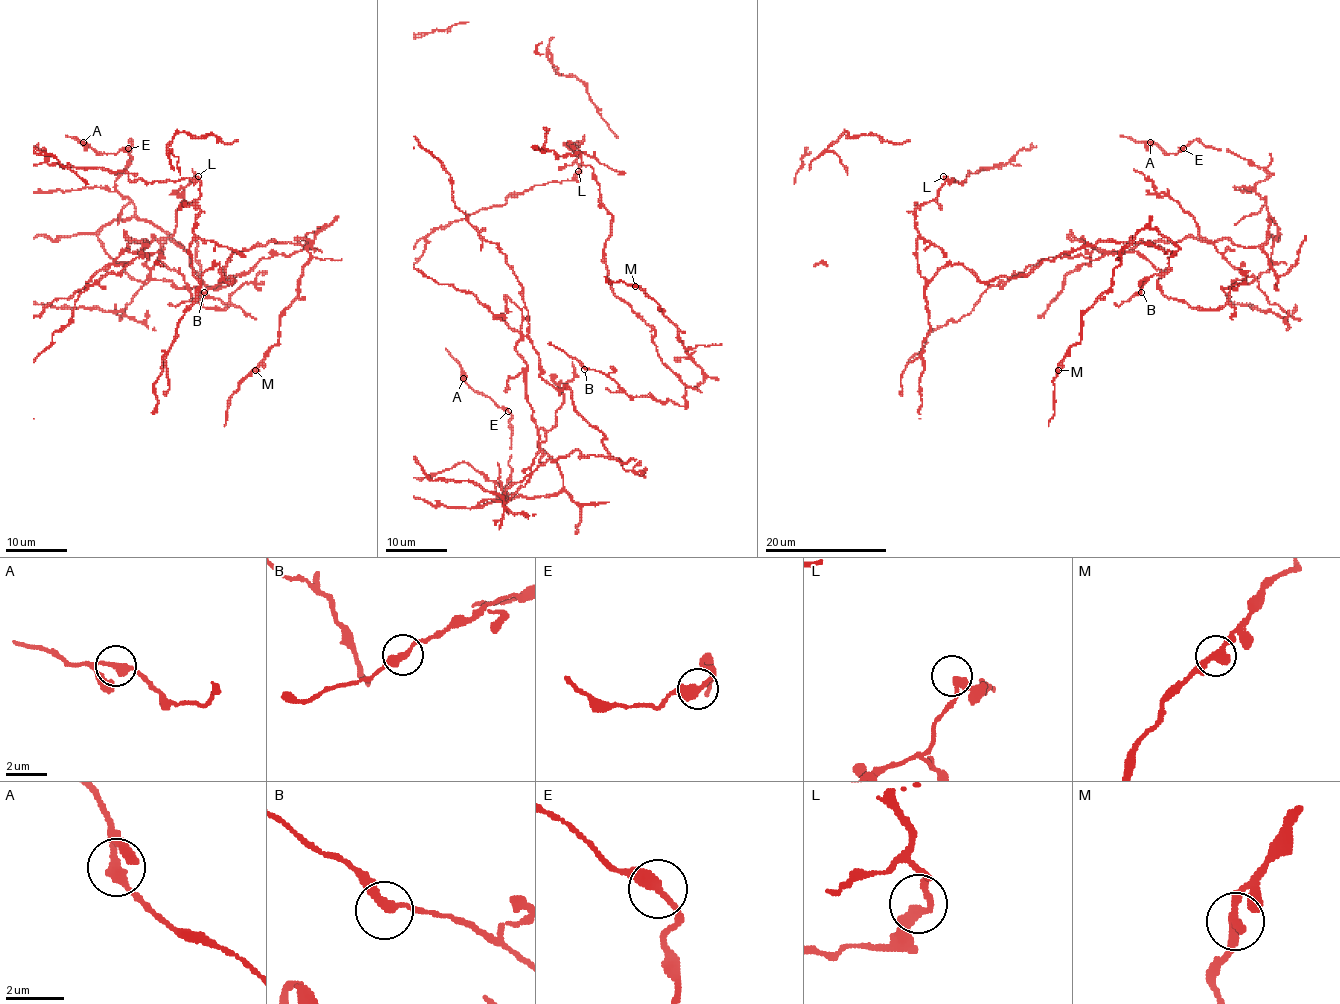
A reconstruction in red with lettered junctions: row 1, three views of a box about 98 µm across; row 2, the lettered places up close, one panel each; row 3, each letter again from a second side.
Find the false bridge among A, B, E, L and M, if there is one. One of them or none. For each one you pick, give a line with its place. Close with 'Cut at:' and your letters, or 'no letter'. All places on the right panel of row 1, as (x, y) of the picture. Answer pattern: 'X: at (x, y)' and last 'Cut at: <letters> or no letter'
Cut at: no letter

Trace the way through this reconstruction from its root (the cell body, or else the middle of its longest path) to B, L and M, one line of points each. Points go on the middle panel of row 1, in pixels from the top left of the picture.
B: (699, 366), (703, 382), (685, 389), (683, 406), (670, 400), (630, 397), (607, 375), (584, 369)
L: (699, 366), (683, 357), (667, 366), (654, 330), (615, 295), (604, 257), (612, 215), (575, 142), (578, 171)
M: (699, 366), (688, 353), (689, 348), (685, 348), (677, 337), (677, 328), (659, 310), (659, 305), (635, 286)

